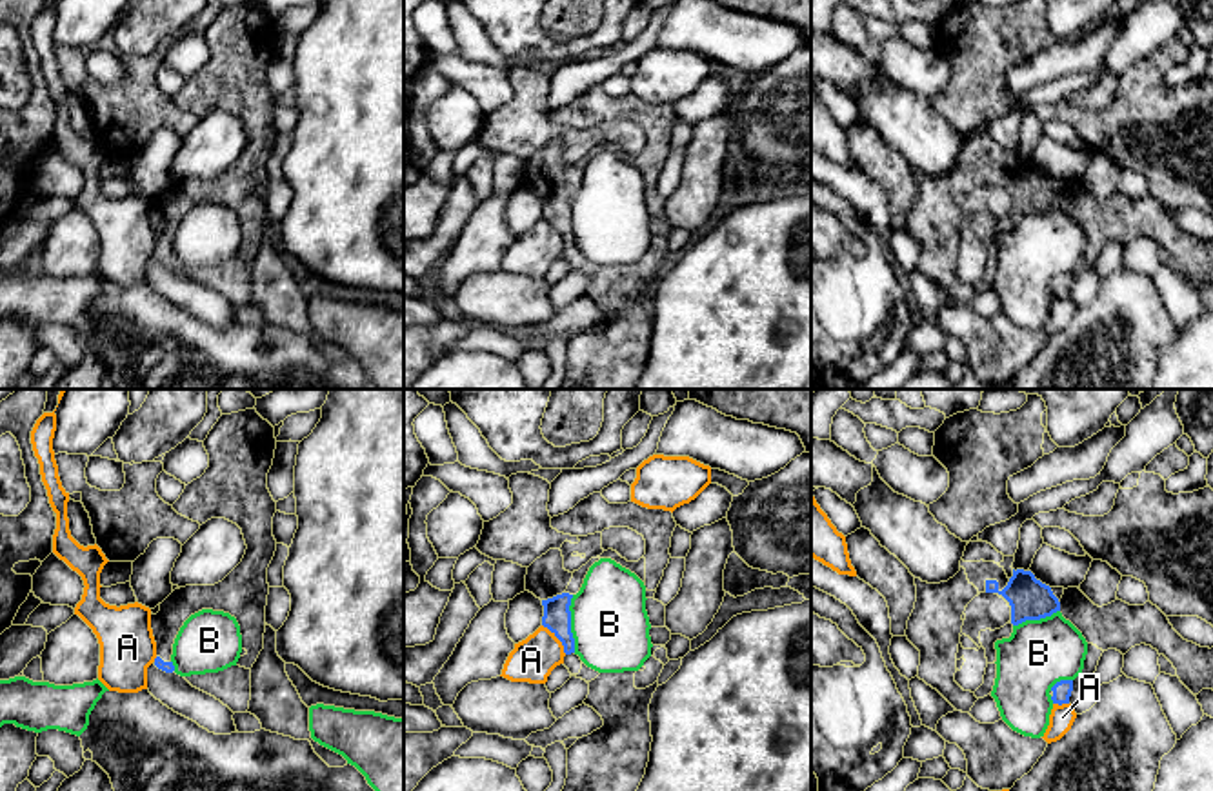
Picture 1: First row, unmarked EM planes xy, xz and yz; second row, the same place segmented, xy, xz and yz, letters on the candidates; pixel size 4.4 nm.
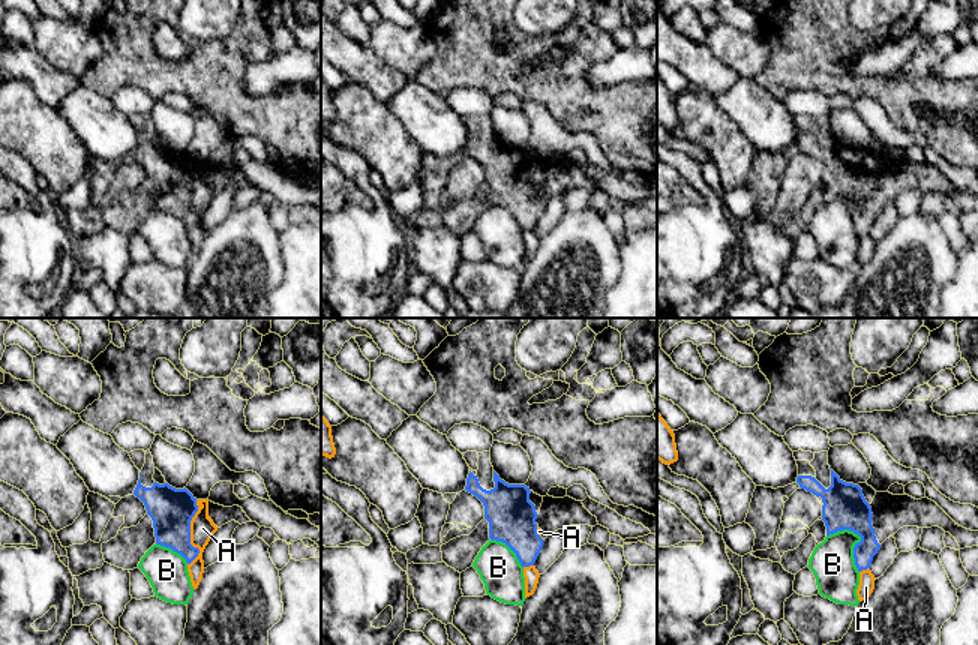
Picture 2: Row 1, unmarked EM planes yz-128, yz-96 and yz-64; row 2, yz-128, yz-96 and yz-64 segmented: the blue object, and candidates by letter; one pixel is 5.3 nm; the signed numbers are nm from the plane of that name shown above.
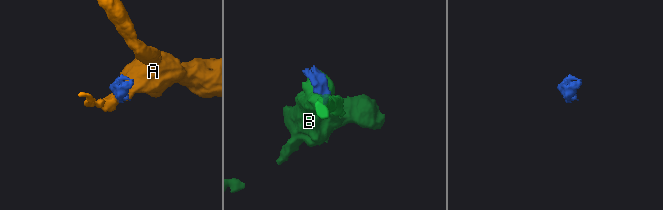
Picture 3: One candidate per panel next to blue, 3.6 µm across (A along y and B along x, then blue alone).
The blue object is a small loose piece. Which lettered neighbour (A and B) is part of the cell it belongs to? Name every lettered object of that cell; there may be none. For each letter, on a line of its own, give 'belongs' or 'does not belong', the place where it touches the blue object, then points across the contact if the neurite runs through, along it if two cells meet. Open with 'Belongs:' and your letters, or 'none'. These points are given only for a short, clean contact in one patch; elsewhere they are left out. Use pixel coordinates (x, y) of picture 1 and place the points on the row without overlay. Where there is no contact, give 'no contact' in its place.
Belongs: none
A: does not belong; meets blue in xz at (557, 230); border along xz (542, 217), (566, 246)
B: does not belong; meets blue in xz at (570, 217)

